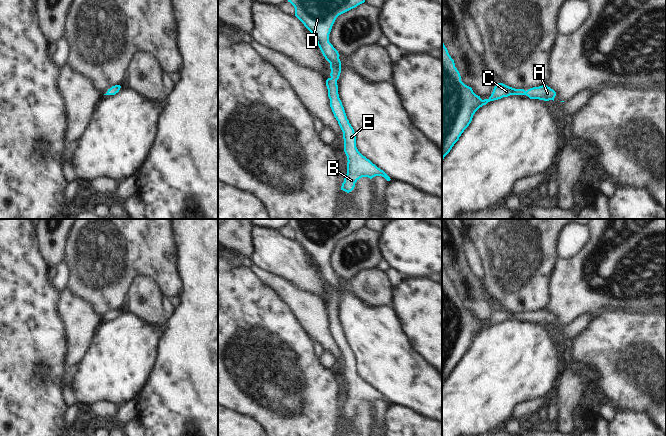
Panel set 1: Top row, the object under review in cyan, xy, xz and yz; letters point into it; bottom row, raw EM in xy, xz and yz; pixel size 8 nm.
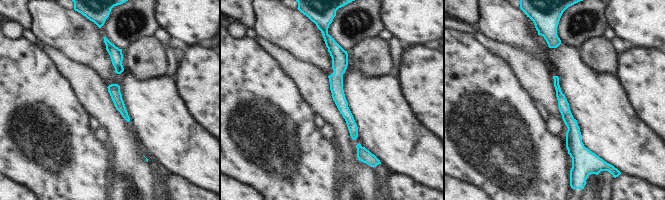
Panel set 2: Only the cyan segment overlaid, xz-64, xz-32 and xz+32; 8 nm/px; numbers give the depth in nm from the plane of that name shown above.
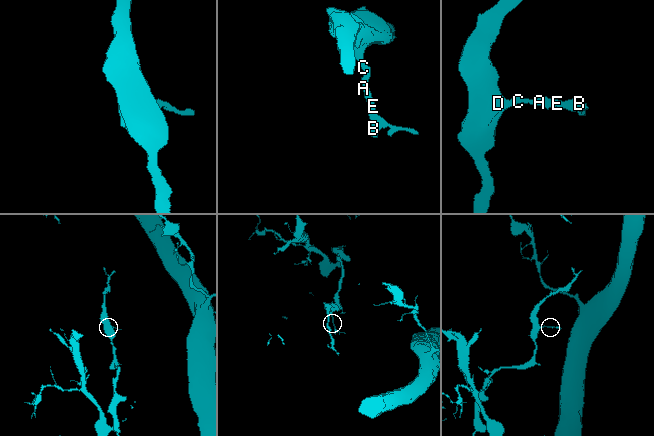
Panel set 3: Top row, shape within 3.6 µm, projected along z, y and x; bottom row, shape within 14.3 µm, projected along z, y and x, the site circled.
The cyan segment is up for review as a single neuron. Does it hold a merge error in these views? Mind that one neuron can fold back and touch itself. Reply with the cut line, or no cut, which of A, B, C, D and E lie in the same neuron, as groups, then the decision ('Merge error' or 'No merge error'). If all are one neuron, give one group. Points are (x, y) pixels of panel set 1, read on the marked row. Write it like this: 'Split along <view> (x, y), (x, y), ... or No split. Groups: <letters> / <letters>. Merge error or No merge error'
No split. Groups: A B C D E. No merge error.

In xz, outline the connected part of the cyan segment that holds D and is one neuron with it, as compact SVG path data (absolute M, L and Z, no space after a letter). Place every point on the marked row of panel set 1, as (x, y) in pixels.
M288 0L295 8L295 16L311 32L323 56L330 63L330 78L326 80L330 107L343 132L344 152L347 156L347 174L341 190L349 193L355 183L362 177L372 179L382 176L387 181L390 177L369 159L363 156L356 147L356 134L347 119L344 107L339 98L337 80L341 73L341 61L338 51L329 42L329 34L336 18L357 7L365 0Z

